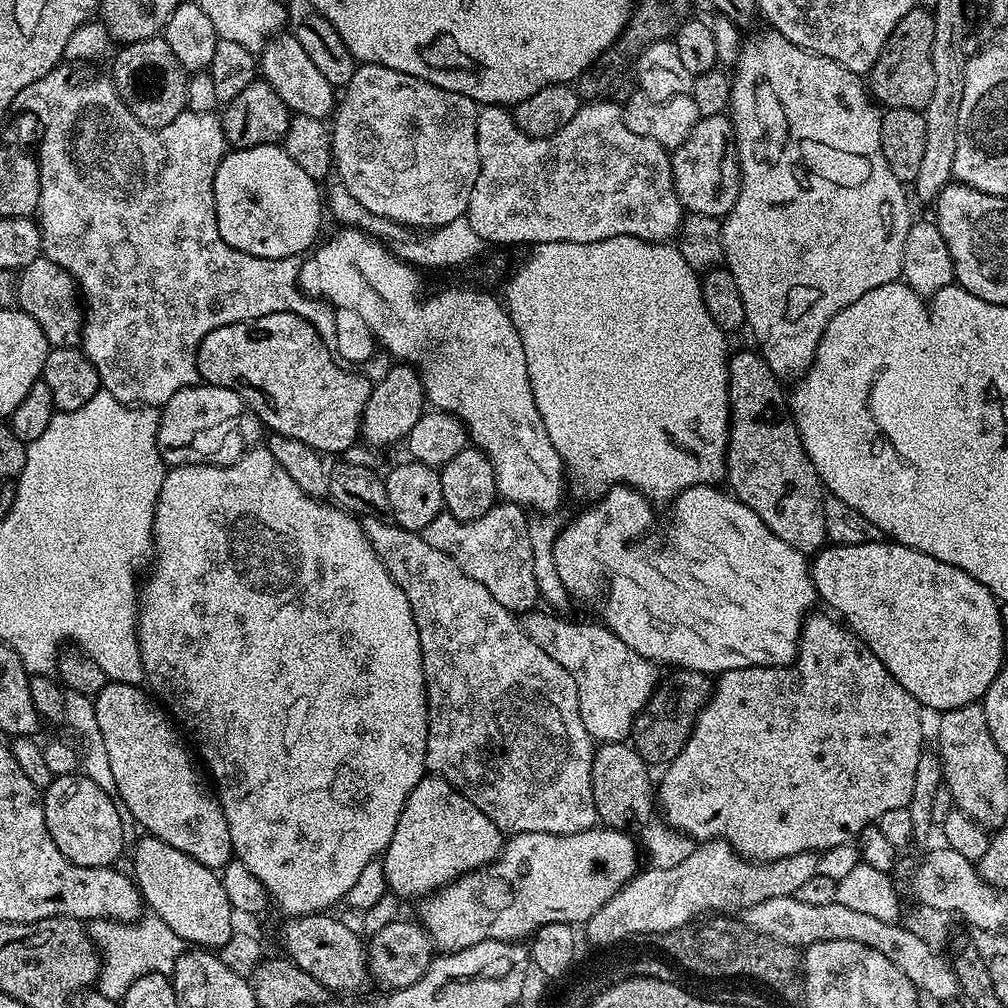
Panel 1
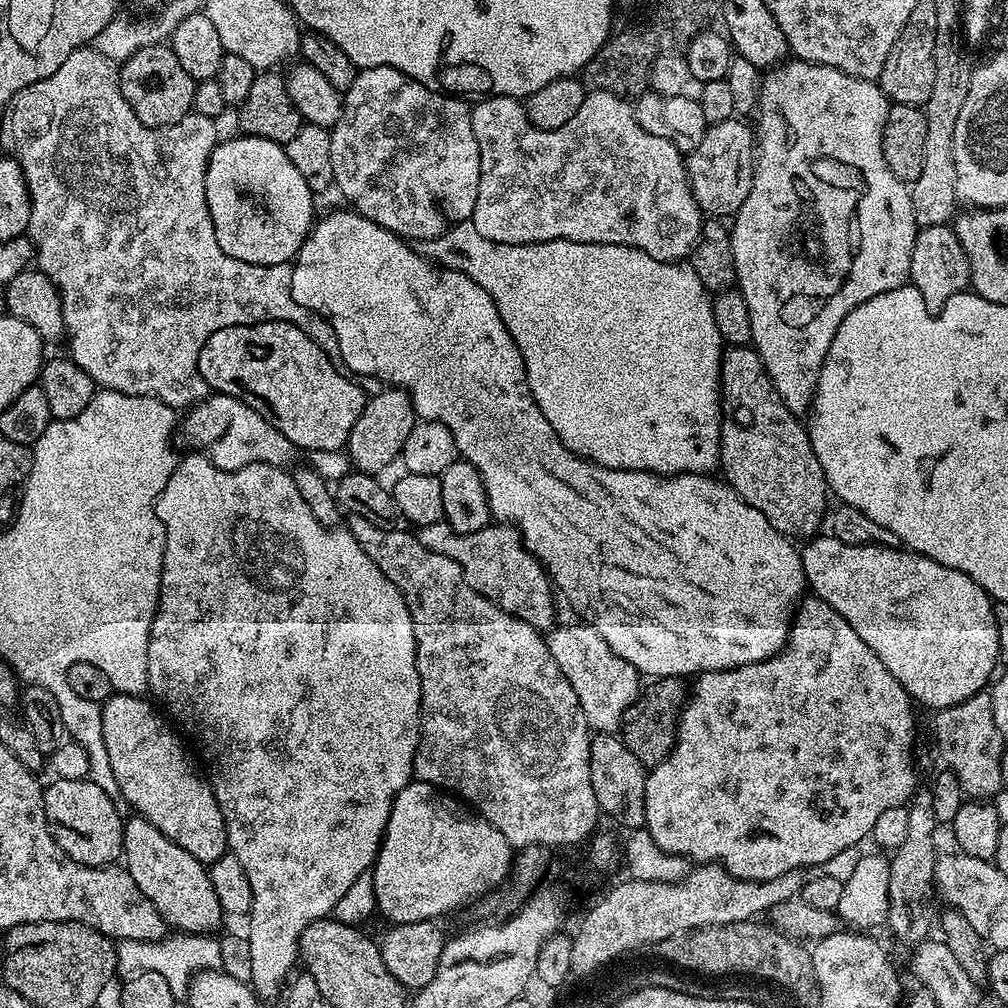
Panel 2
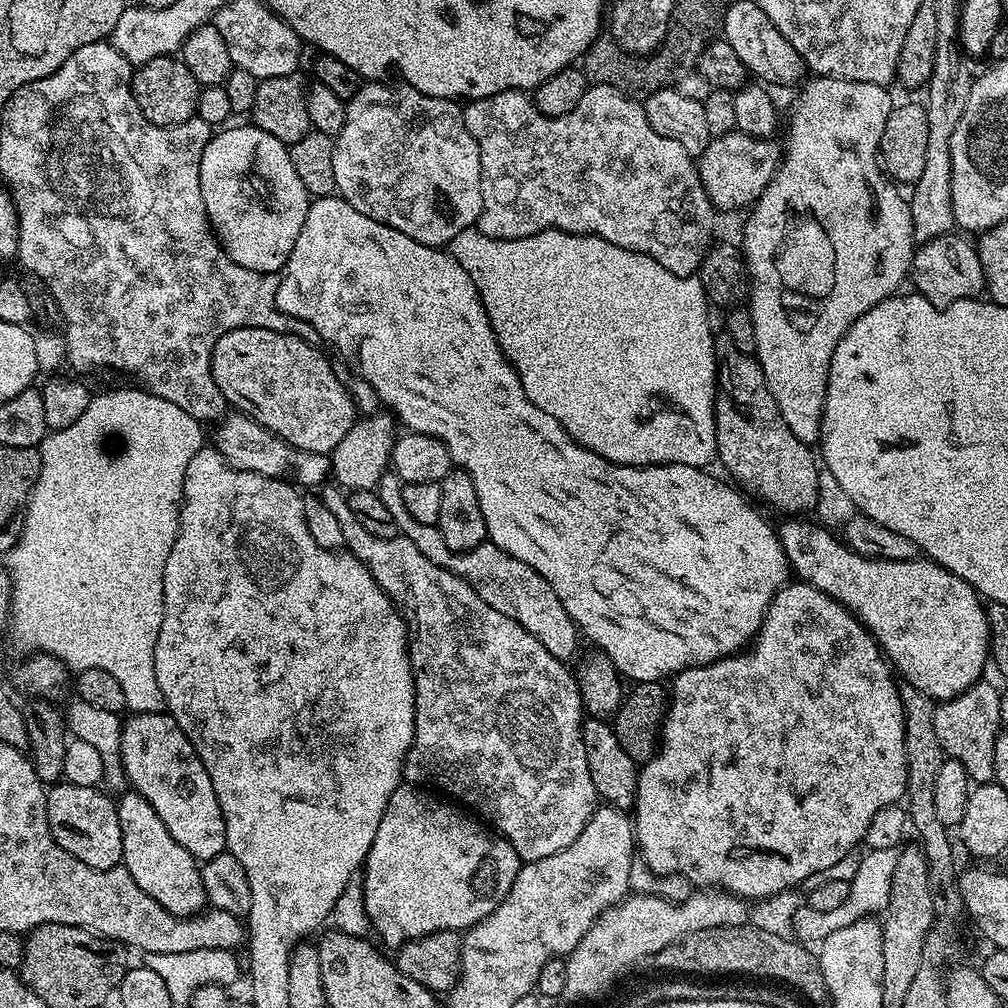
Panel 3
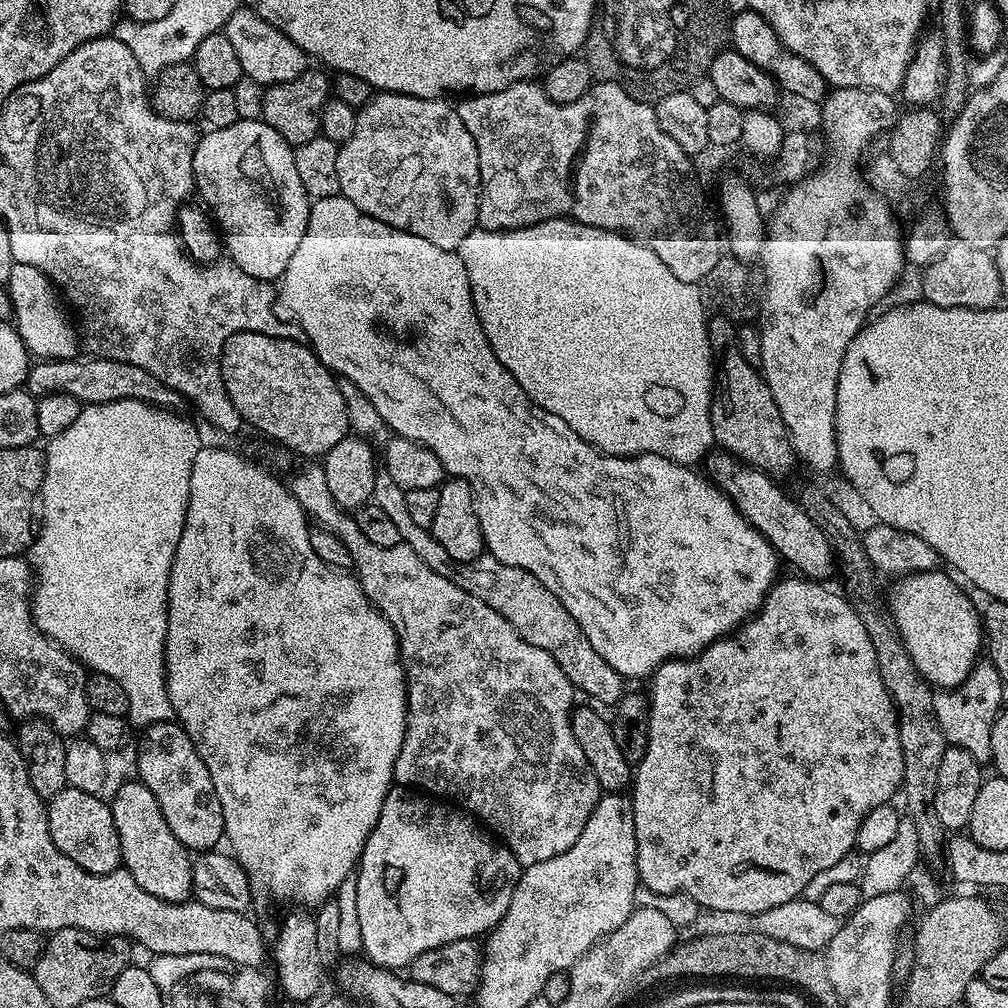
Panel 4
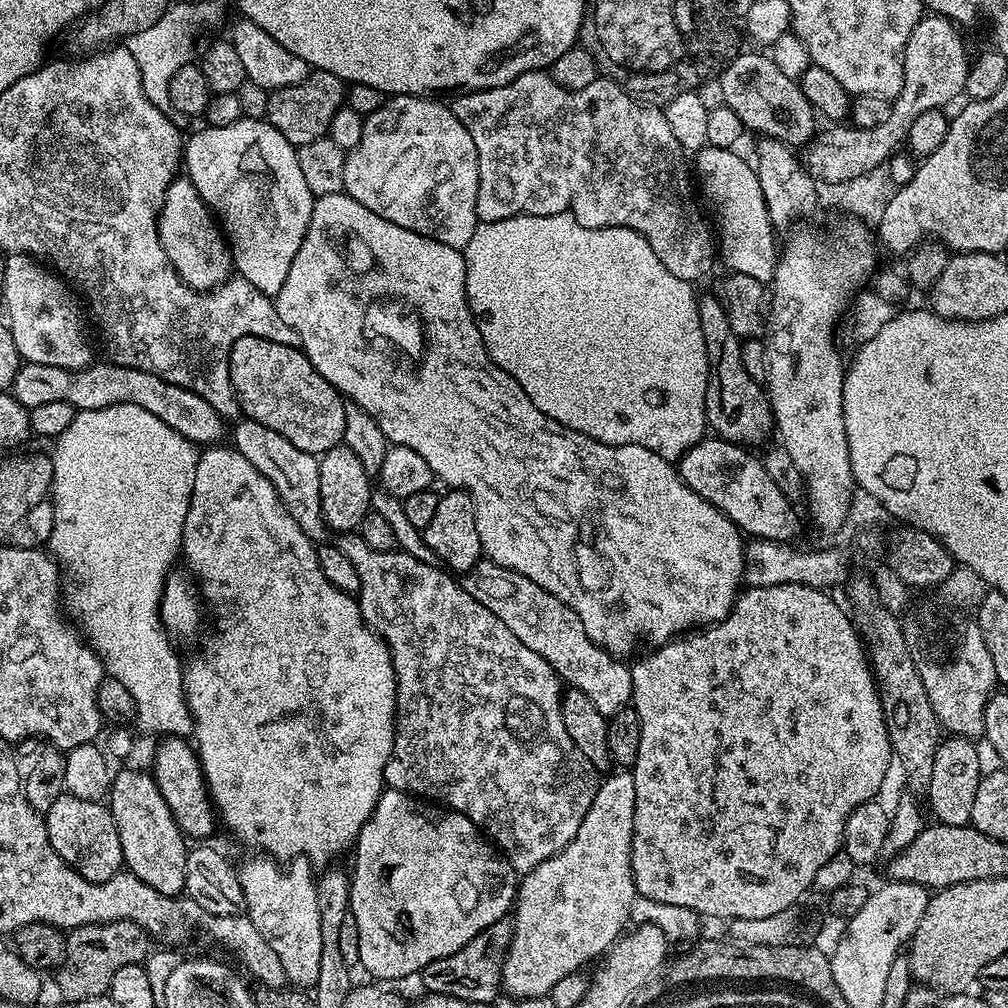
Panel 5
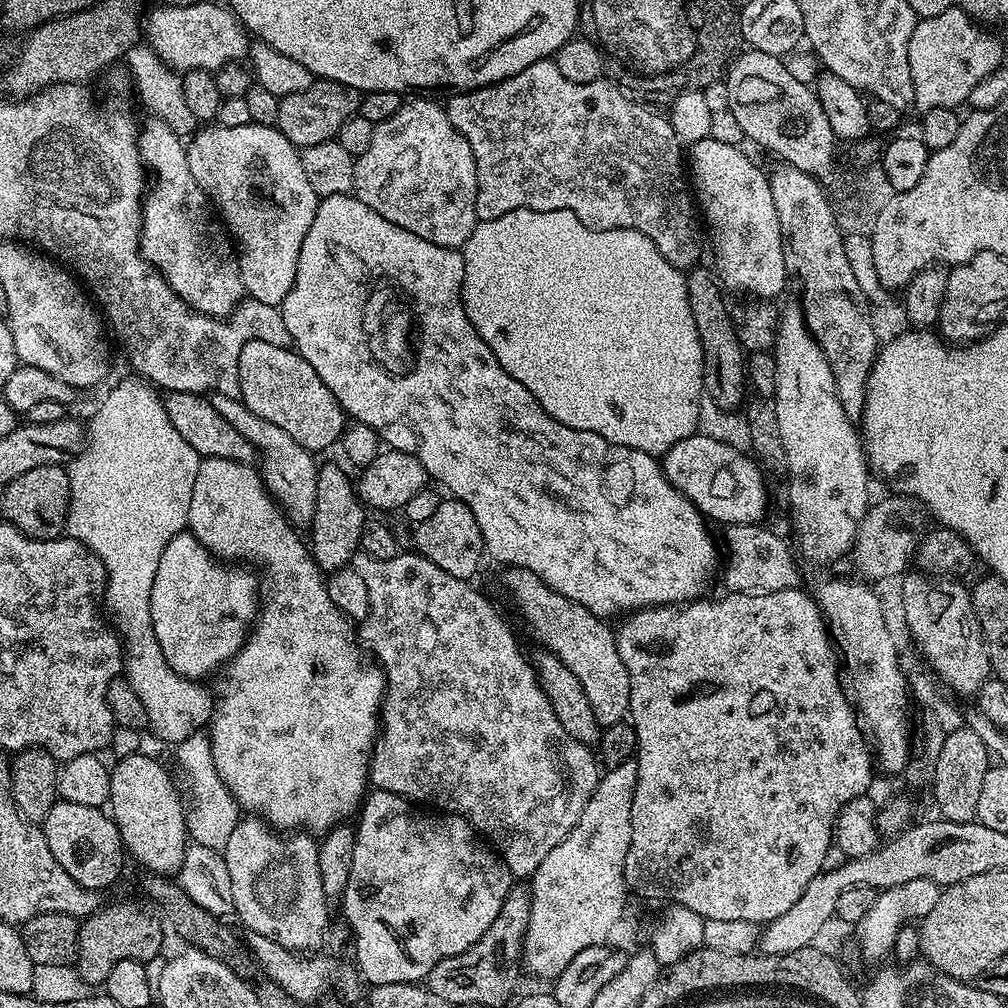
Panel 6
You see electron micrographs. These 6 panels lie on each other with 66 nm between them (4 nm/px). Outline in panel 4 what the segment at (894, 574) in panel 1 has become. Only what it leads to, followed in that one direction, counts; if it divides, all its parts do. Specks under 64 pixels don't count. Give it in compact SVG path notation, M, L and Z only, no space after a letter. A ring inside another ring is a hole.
M716 450L707 457L706 475L717 488L736 503L736 509L762 533L770 543L781 561L793 564L801 577L810 580L827 581L834 568L834 553L828 535L810 520L806 511L802 510L797 501L787 496L773 477L760 468L751 468L743 464L737 456L723 450ZM944 570L899 577L886 607L910 654L910 662L933 689L957 688L970 674L982 652L982 616L972 600Z

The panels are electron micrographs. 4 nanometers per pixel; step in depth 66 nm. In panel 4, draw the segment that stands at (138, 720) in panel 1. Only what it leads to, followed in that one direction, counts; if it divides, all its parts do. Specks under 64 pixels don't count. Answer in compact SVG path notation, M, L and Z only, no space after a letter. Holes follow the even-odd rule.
M158 720L143 729L140 753L136 756L135 775L158 798L162 806L162 818L174 830L174 838L182 842L189 853L199 854L217 847L225 839L222 802L214 794L214 782L210 782L210 770L198 754L194 742L178 722Z

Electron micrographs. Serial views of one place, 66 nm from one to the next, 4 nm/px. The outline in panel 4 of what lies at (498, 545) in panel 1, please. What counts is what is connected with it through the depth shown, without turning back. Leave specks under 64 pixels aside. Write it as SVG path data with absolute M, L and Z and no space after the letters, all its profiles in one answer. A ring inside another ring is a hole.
M378 474L374 478L372 500L394 521L394 526L398 526L401 541L406 546L410 546L410 550L414 550L414 554L418 554L418 558L422 558L422 562L426 562L426 566L434 570L434 574L442 574L450 578L455 584L462 586L462 590L486 602L490 610L498 610L498 614L502 614L502 618L506 618L506 622L510 622L510 626L514 626L514 630L518 630L518 634L526 638L530 646L538 646L546 650L546 654L550 654L554 662L562 666L566 678L570 678L573 689L580 691L581 688L586 695L601 700L601 702L596 701L601 705L614 706L620 701L620 697L626 691L625 677L619 676L614 666L606 663L602 654L598 654L594 646L590 646L582 626L574 622L570 610L562 606L557 596L550 594L550 590L546 590L546 586L542 586L542 582L538 582L534 574L518 566L506 566L506 562L498 562L498 558L493 556L485 554L476 560L471 560L469 564L460 564L452 560L450 554L446 554L446 549L438 546L429 529L418 526L418 522L410 519L410 513L406 511L404 494L398 482L394 482L386 474Z

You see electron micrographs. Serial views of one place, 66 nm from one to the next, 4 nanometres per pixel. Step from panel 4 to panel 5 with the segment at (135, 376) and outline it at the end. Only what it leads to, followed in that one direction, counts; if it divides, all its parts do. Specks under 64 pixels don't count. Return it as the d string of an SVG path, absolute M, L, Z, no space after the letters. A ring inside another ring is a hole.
M24 362L17 370L16 377L12 379L10 391L14 399L22 402L22 406L29 410L34 406L42 406L42 402L70 402L70 406L74 406L81 412L102 410L106 406L115 404L137 404L142 406L142 410L150 410L150 414L154 414L154 418L162 418L162 422L166 422L166 426L170 426L170 430L182 434L182 438L186 438L197 446L216 446L223 441L220 440L223 436L225 439L226 421L214 410L214 406L210 406L210 402L206 402L206 398L198 398L198 394L194 394L194 390L174 386L170 382L166 382L166 378L158 378L158 374L150 374L146 370L138 370L115 362L107 363L93 362L87 368L79 368L75 372L74 370L62 370L62 366L42 366Z

